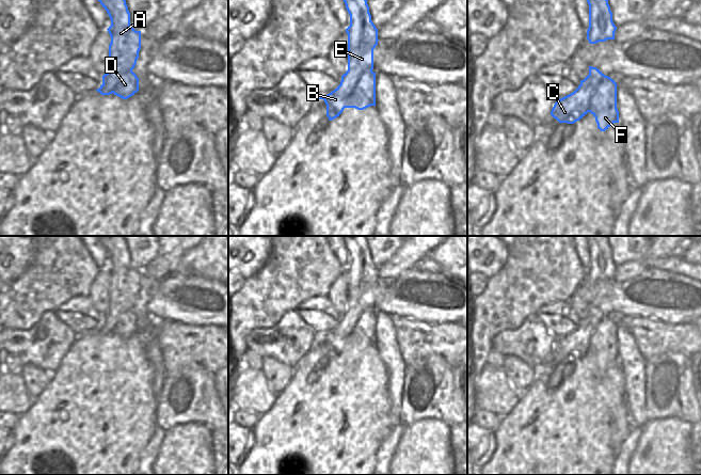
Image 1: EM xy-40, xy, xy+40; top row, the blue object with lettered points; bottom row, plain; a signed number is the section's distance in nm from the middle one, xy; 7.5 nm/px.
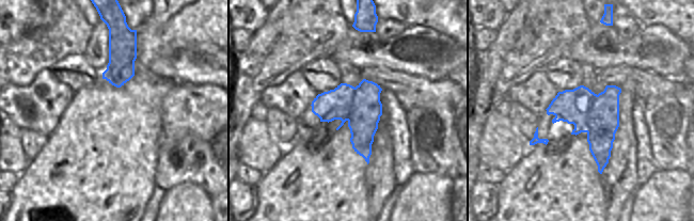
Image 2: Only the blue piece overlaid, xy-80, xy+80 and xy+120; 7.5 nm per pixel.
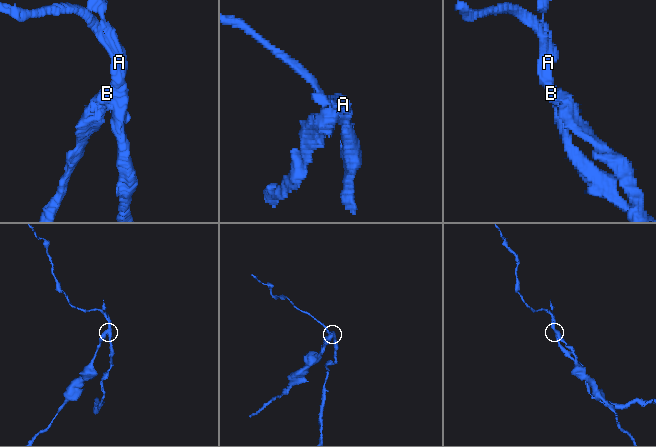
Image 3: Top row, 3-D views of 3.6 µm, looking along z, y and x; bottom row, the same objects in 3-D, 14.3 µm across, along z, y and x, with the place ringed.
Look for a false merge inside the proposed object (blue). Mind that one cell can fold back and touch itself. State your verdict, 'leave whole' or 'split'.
split

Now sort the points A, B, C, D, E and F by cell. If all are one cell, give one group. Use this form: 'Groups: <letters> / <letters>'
Groups: A D E F / B C

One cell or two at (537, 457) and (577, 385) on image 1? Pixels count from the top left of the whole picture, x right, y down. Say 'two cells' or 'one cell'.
one cell

